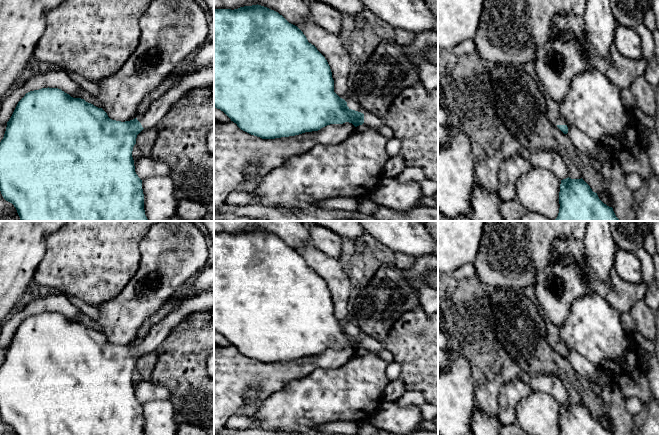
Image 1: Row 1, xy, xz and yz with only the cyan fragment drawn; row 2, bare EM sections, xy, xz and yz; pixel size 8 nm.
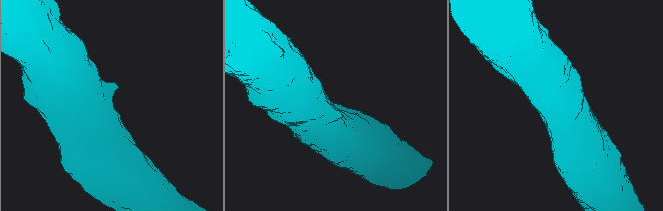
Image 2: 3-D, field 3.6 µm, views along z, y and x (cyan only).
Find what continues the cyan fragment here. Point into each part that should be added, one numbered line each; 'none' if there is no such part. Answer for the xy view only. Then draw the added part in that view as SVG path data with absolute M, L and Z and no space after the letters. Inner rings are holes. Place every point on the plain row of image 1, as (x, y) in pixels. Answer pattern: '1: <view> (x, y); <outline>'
1: xy (203, 301); M204 290L190 295L184 299L178 307L169 313L164 319L156 323L147 336L137 341L144 353L154 352L161 348L162 343L185 317L214 309L214 290Z

